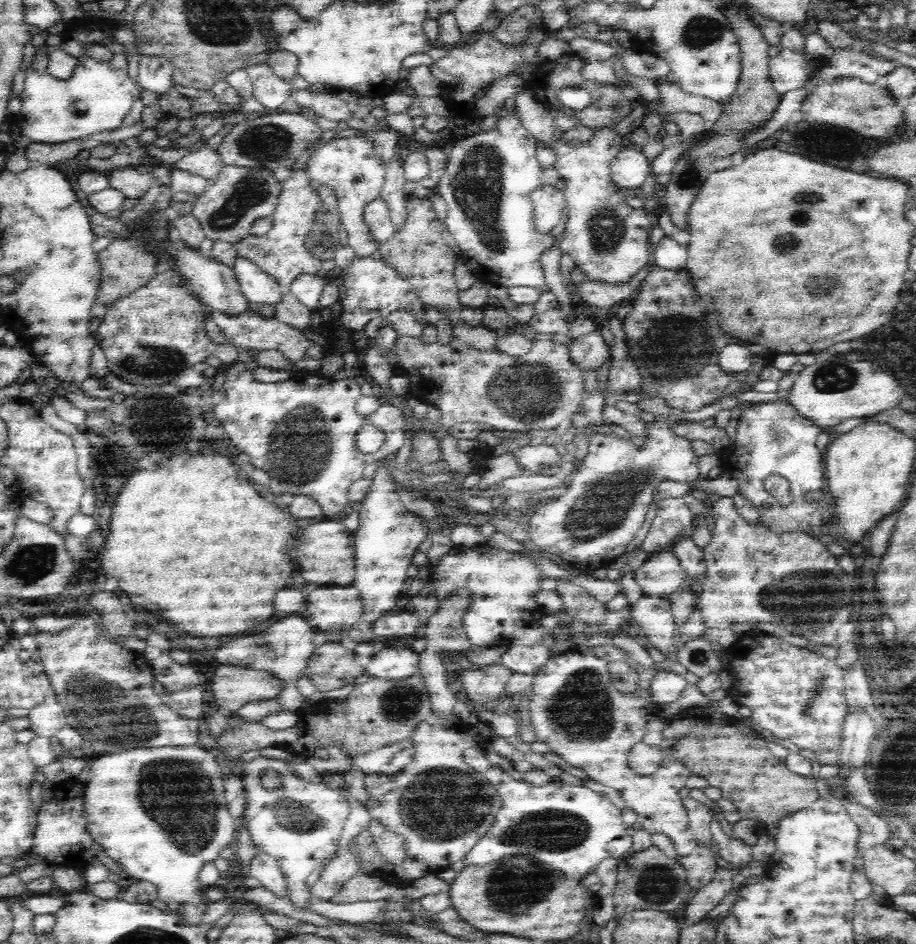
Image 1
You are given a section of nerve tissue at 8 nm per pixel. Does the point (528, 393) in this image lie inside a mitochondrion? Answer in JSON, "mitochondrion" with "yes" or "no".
{"mitochondrion":"yes"}

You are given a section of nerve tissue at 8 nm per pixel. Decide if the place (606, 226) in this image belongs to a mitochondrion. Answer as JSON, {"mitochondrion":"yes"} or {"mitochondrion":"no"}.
{"mitochondrion":"yes"}

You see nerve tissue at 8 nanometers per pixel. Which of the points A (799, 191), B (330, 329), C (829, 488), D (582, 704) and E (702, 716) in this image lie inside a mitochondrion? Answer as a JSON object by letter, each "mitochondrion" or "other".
{"A":"mitochondrion","B":"other","C":"other","D":"mitochondrion","E":"other"}

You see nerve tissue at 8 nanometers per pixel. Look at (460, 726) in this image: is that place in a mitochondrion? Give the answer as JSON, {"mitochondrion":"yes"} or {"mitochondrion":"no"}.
{"mitochondrion":"no"}

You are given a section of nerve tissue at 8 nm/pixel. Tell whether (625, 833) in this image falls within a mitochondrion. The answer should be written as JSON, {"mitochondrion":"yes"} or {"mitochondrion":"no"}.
{"mitochondrion":"no"}

